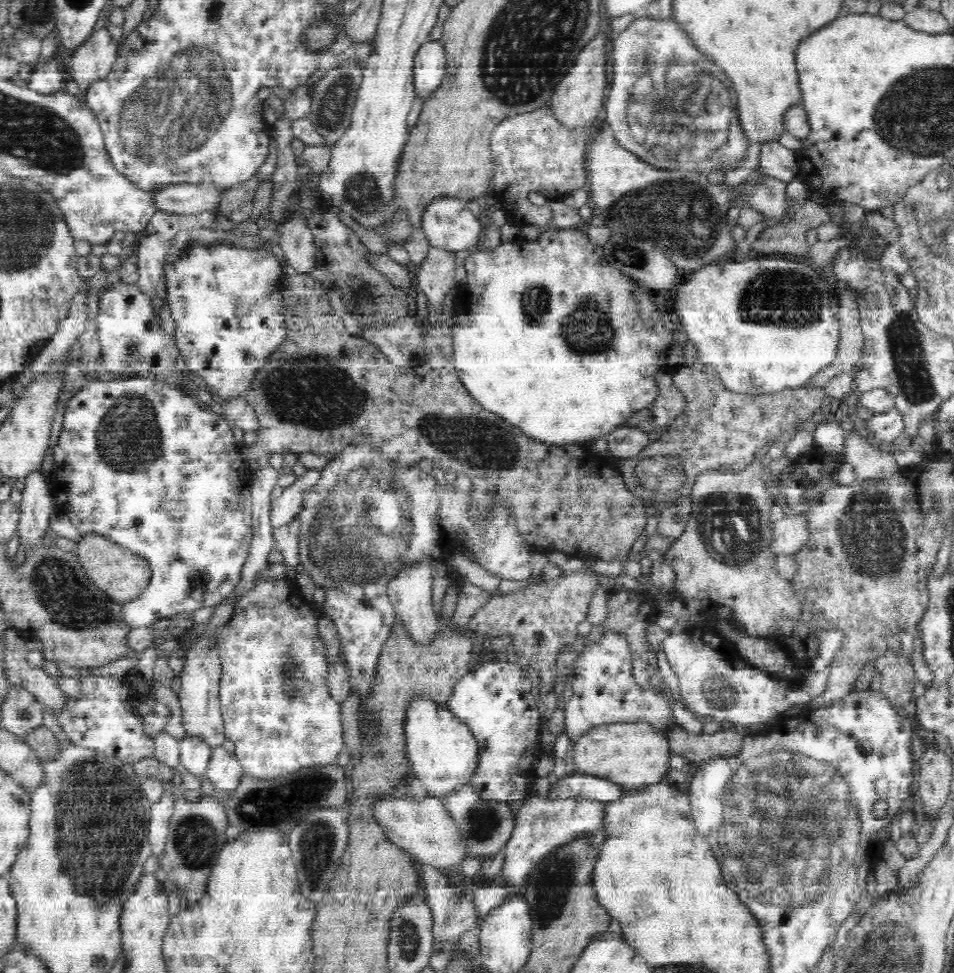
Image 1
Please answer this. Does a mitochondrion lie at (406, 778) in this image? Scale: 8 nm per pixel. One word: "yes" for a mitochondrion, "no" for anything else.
no

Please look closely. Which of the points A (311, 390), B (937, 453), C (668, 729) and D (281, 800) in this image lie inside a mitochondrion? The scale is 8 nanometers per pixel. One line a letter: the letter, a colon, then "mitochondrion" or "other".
A: mitochondrion
B: other
C: other
D: mitochondrion

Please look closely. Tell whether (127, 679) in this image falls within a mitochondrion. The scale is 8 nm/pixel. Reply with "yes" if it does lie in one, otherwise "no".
no

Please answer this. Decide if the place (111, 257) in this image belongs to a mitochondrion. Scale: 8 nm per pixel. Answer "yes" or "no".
no

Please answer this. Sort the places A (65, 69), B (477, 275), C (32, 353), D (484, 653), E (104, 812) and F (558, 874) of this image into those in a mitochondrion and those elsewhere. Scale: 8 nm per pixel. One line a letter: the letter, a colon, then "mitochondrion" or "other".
A: other
B: other
C: other
D: other
E: mitochondrion
F: mitochondrion

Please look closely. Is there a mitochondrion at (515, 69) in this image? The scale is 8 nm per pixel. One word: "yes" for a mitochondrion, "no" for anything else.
yes

